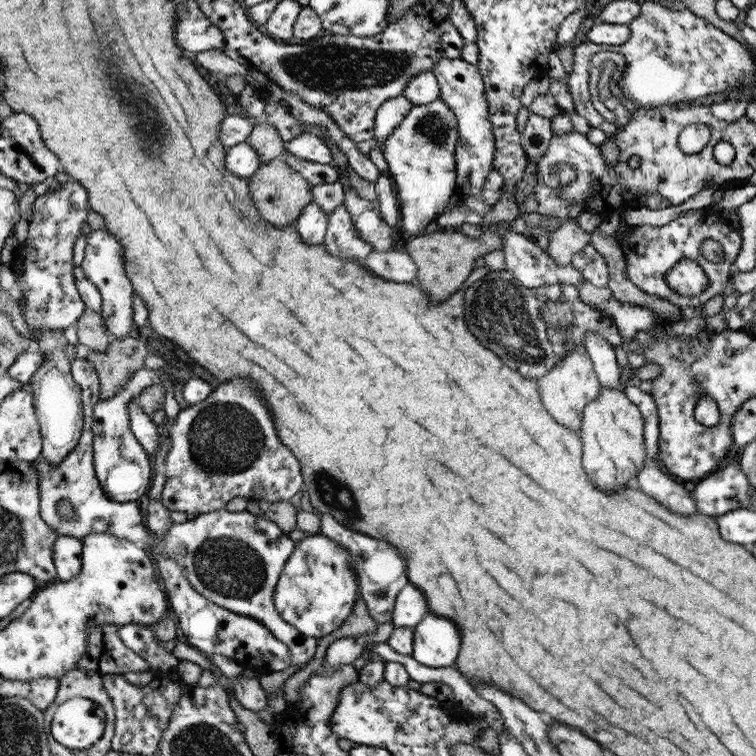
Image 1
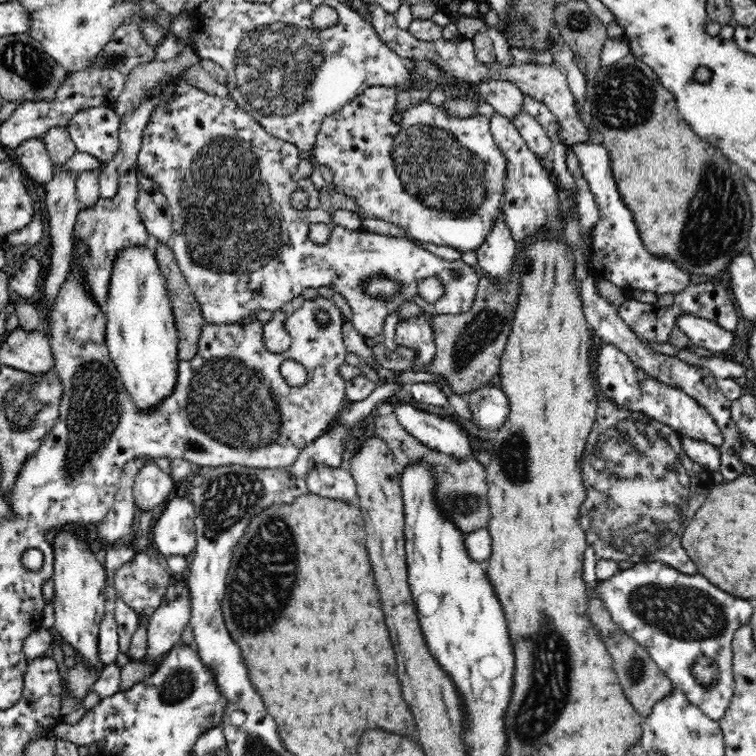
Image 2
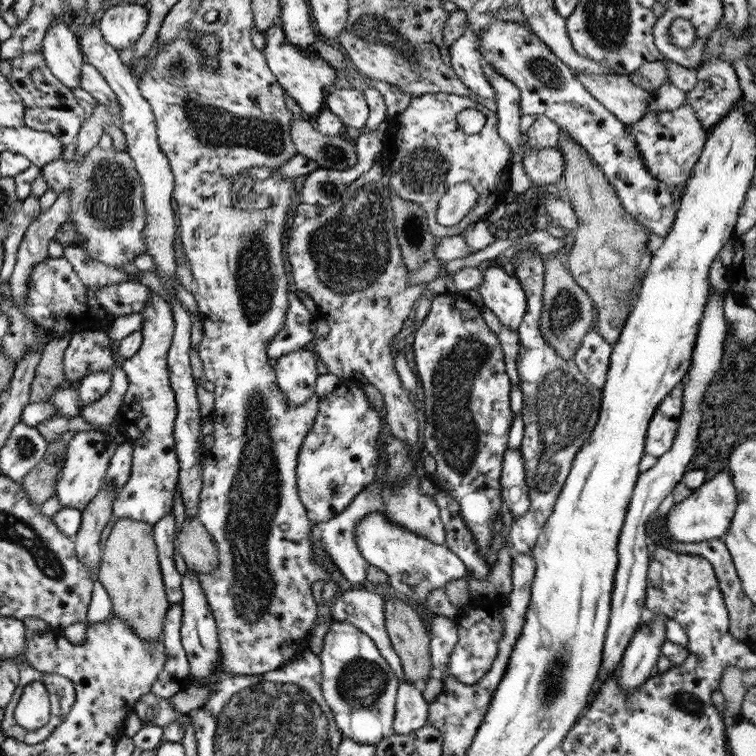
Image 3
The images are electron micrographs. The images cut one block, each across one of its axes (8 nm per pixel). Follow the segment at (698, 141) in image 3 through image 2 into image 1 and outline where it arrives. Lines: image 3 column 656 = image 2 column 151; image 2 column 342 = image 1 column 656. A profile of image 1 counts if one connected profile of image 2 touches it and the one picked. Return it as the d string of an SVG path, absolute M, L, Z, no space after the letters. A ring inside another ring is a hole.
M703 208L698 210L689 210L682 212L676 220L664 226L636 226L624 238L622 242L624 260L626 262L626 274L628 280L632 282L640 291L650 296L659 296L676 305L680 310L686 307L701 307L708 300L723 294L726 286L729 284L731 266L736 260L736 256L742 250L742 238L738 230L734 229L725 218L724 214L717 209ZM714 240L719 243L724 250L724 261L722 263L708 262L700 248L704 241ZM680 260L694 260L700 268L704 270L708 279L706 291L701 292L698 296L682 296L672 291L666 284L666 276L670 268L674 268Z

